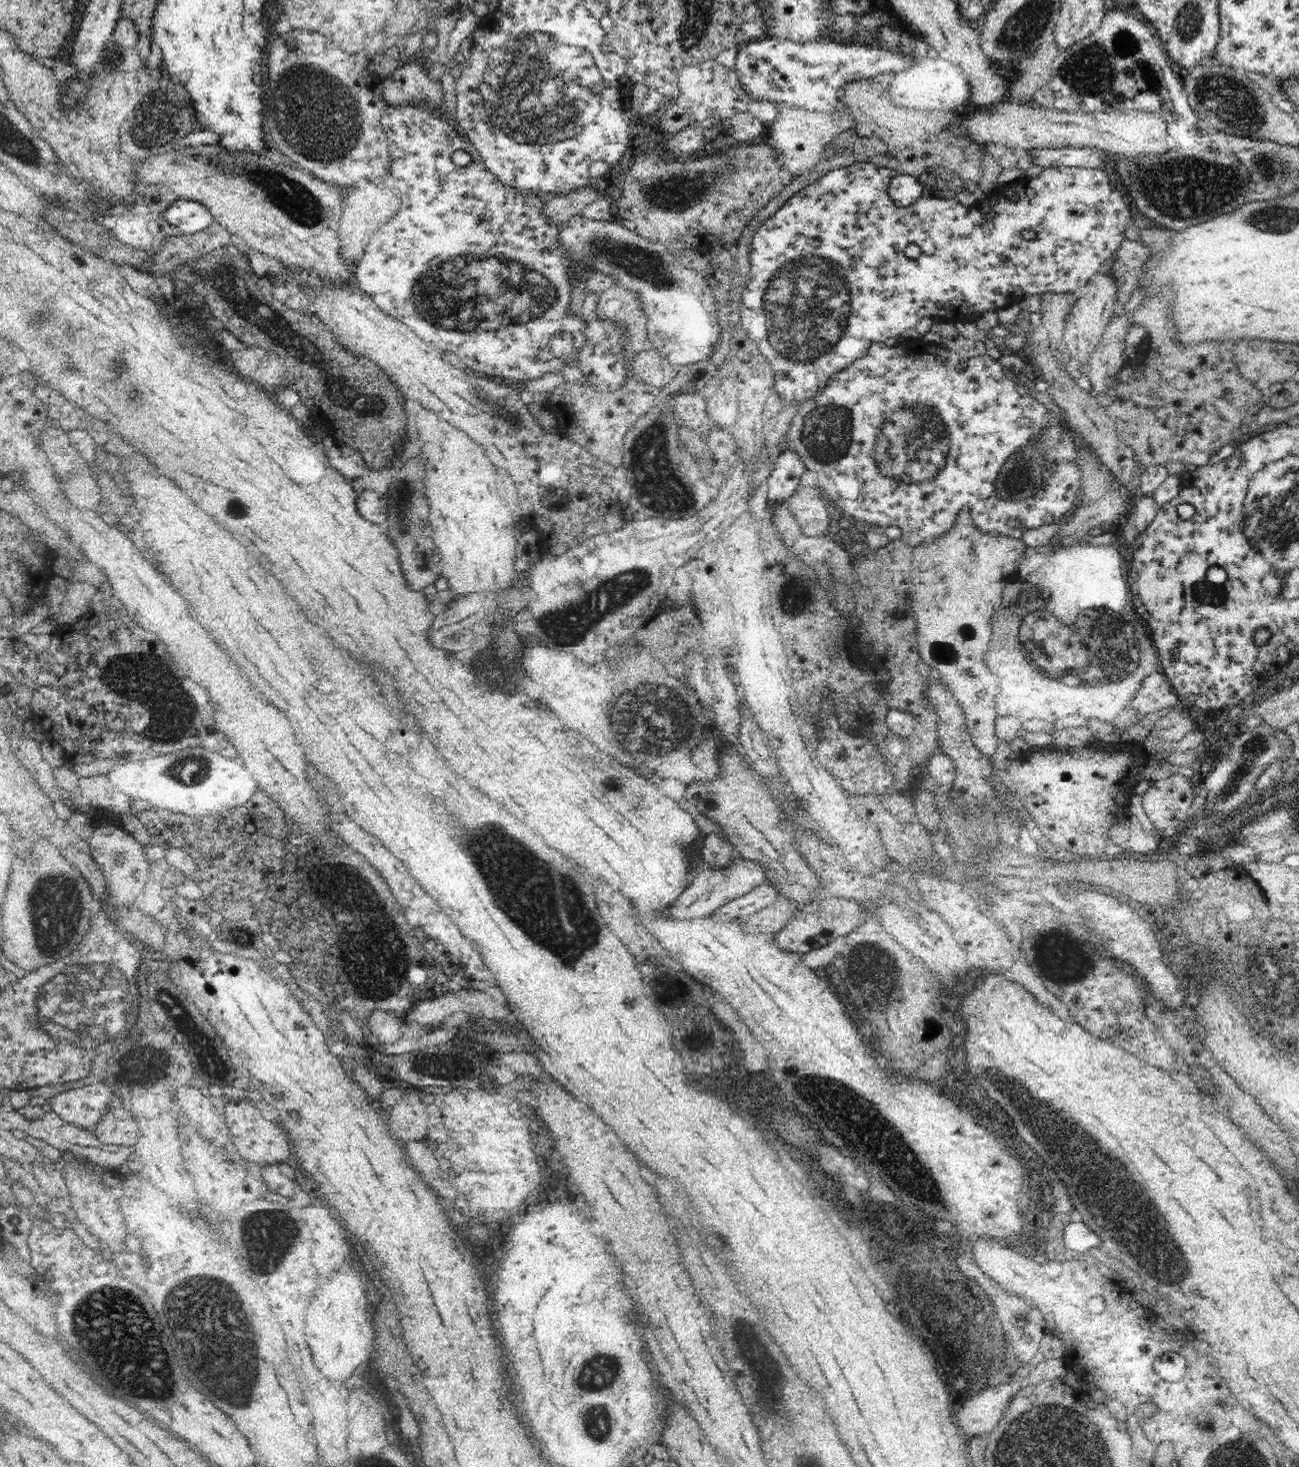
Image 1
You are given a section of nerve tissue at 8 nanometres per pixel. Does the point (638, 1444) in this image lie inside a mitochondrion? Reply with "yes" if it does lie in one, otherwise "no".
no

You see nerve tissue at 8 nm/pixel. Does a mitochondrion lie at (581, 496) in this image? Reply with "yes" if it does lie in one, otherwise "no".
no

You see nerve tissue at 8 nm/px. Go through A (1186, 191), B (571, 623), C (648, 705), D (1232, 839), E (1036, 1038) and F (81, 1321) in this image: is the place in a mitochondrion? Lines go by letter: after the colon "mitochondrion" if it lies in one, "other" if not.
A: mitochondrion
B: mitochondrion
C: mitochondrion
D: other
E: other
F: mitochondrion

